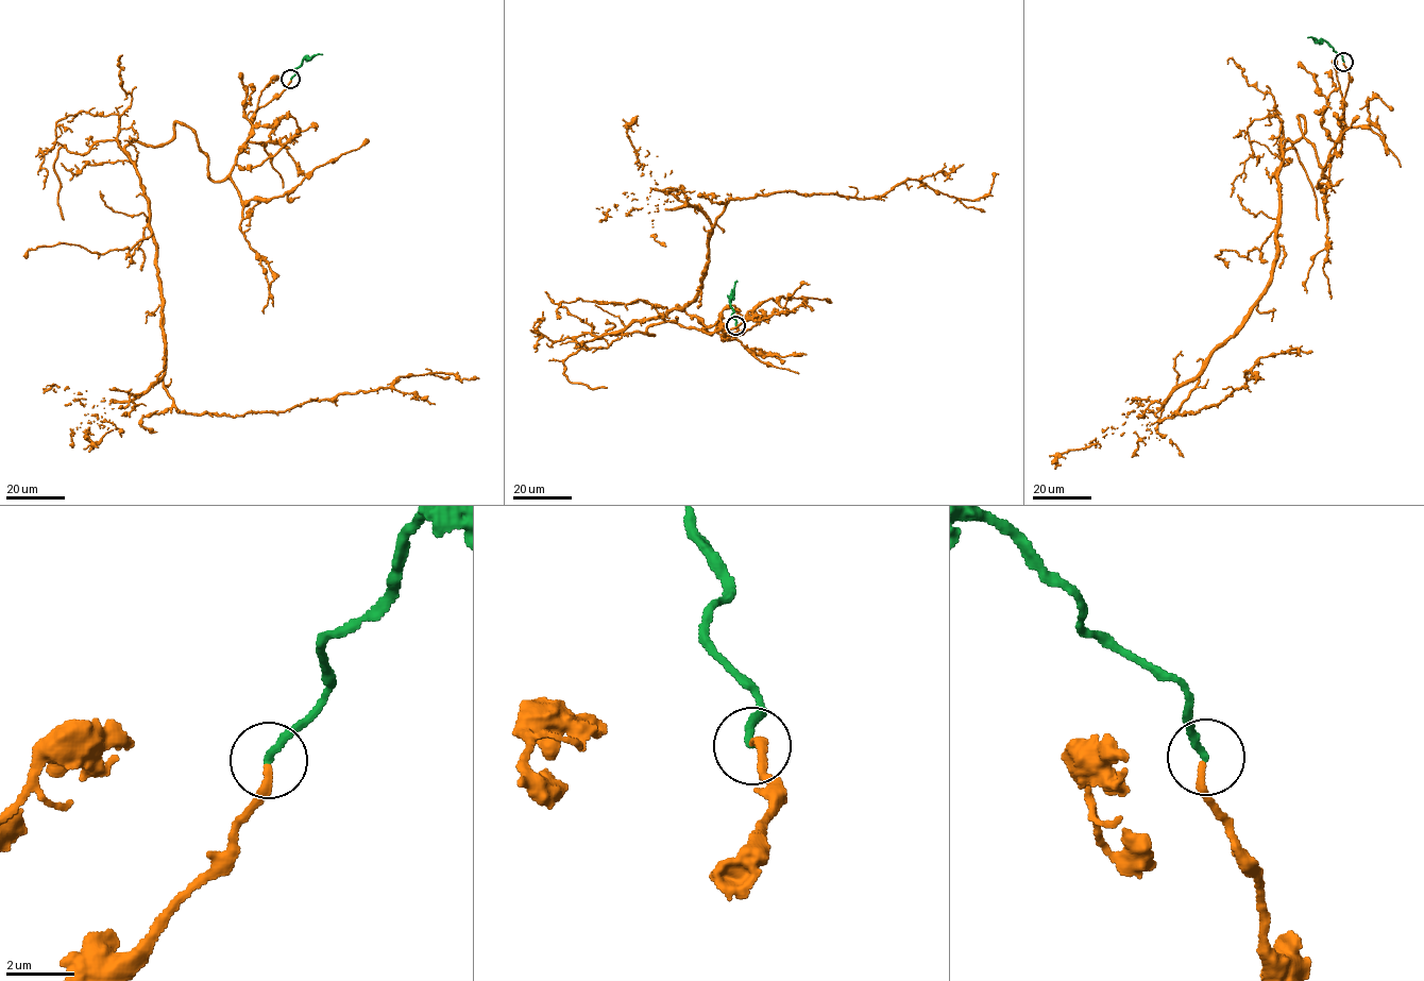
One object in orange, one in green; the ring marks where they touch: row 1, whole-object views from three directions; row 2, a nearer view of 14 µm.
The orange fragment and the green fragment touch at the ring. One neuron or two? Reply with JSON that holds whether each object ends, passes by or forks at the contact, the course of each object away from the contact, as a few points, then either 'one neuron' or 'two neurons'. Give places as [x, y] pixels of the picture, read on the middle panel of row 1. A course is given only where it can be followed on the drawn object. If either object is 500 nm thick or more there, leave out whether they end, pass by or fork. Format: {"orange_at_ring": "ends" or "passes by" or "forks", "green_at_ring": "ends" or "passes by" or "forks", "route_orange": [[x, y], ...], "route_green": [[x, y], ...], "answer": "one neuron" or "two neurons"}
{"orange_at_ring": "ends", "green_at_ring": "ends", "route_orange": [[735, 325], [611, 334], [695, 300], [728, 201], [909, 179], [977, 201], [999, 174]], "route_green": [[735, 325], [730, 296], [736, 281]], "answer": "one neuron"}

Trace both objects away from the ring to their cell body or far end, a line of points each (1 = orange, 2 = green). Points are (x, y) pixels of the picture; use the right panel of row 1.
1: (1343, 62), (1334, 156), (1323, 170), (1299, 116), (1271, 283), (1177, 413), (1299, 348), (1285, 353)
2: (1343, 62), (1325, 40), (1307, 37)

